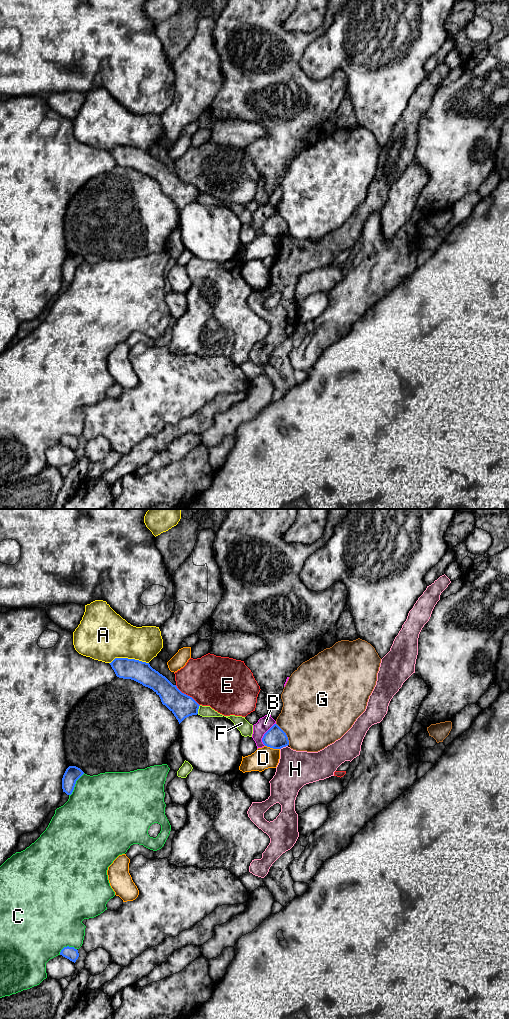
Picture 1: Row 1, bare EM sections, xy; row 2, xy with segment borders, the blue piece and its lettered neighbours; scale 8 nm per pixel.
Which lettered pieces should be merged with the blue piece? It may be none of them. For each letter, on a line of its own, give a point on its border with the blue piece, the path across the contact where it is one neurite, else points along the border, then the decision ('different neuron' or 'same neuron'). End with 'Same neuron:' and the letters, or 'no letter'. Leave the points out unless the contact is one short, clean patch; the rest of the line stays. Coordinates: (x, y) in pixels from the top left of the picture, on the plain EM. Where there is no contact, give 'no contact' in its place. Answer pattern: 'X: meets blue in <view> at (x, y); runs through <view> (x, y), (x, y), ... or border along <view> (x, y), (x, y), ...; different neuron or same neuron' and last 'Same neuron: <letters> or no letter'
A: meets blue in xy at (128, 147); different neuron
B: meets blue in xy at (264, 222); border along xy (275, 211), (264, 222), (262, 226), (264, 233); different neuron
C: meets blue in xy at (75, 271); different neuron
D: meets blue in xy at (272, 235); different neuron
E: meets blue in xy at (187, 183); different neuron
F: meets blue in xy at (198, 196); different neuron
G: meets blue in xy at (285, 222); different neuron
H: meets blue in xy at (283, 234); border along xy (287, 233), (280, 237); different neuron
Same neuron: no letter

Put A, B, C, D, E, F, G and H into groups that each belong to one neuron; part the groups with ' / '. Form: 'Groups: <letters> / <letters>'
Groups: A / B / C / D / E / F / G / H

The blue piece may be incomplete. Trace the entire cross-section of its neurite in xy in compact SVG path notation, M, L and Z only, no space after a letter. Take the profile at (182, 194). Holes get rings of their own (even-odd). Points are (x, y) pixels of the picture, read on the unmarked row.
M115 146L109 151L119 166L131 167L152 177L176 205L179 212L187 205L198 202L199 192L182 181L165 164L153 157L149 151L135 147Z

